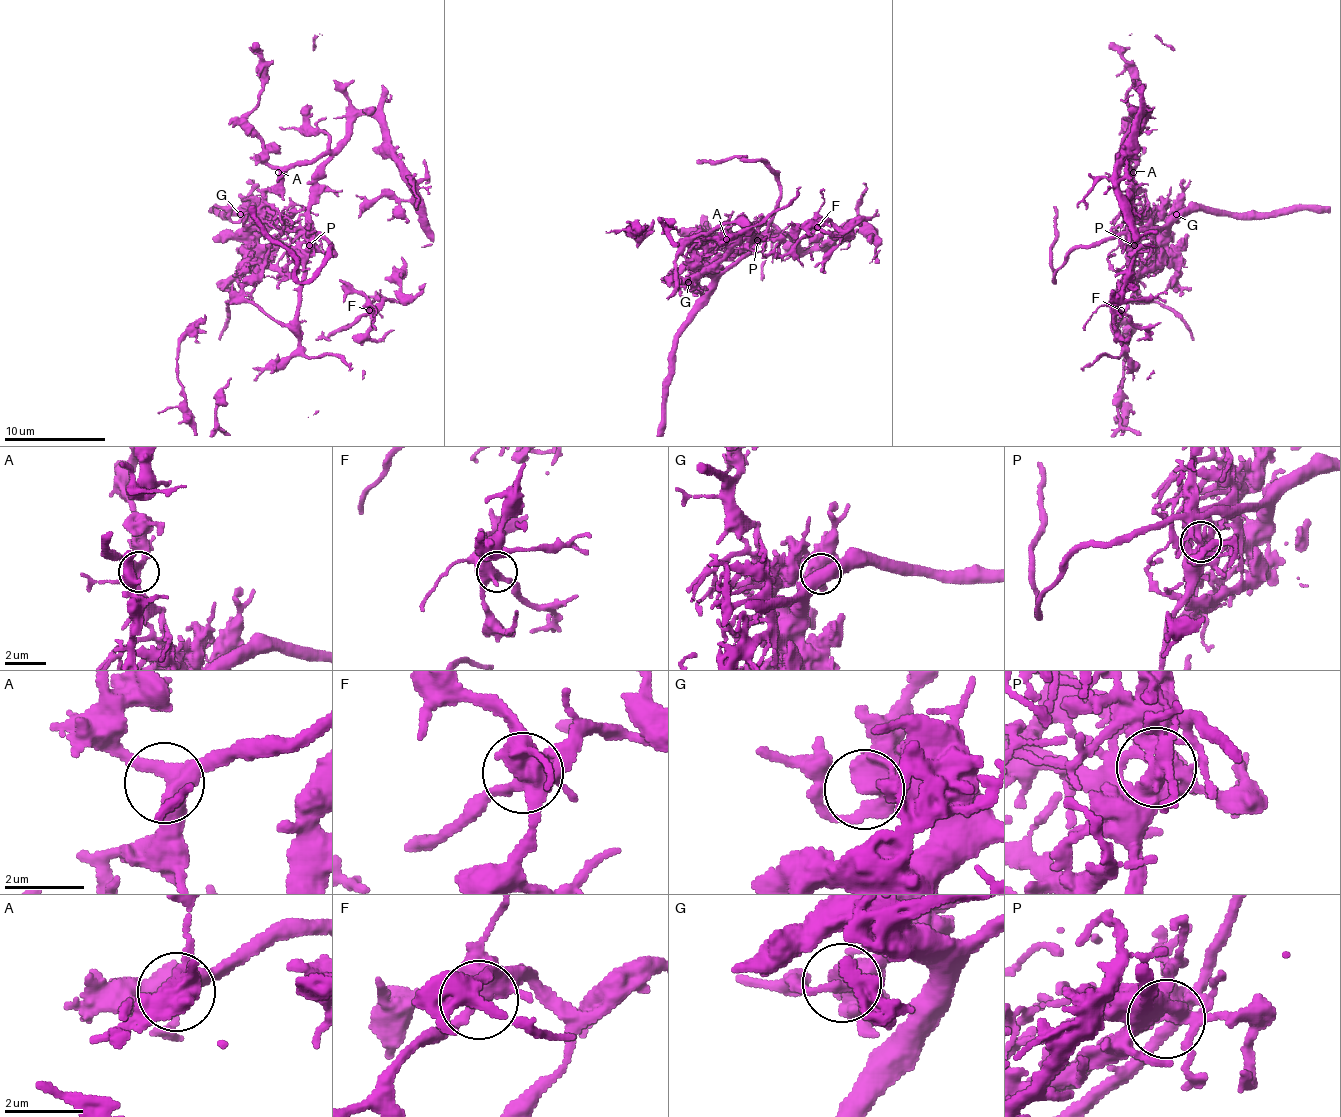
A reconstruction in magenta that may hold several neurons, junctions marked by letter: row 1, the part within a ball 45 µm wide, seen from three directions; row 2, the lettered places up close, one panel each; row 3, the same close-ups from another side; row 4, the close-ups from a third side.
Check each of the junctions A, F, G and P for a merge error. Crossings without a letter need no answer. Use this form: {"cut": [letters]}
{"cut": ["P"]}

